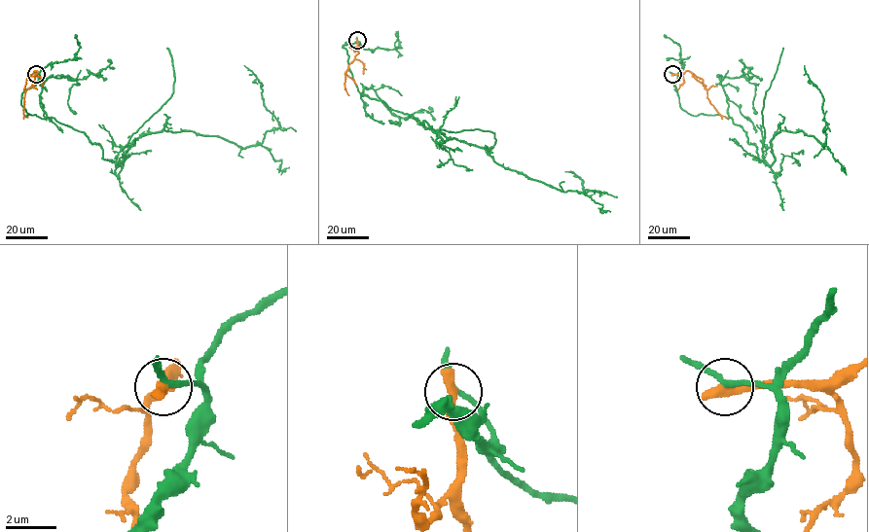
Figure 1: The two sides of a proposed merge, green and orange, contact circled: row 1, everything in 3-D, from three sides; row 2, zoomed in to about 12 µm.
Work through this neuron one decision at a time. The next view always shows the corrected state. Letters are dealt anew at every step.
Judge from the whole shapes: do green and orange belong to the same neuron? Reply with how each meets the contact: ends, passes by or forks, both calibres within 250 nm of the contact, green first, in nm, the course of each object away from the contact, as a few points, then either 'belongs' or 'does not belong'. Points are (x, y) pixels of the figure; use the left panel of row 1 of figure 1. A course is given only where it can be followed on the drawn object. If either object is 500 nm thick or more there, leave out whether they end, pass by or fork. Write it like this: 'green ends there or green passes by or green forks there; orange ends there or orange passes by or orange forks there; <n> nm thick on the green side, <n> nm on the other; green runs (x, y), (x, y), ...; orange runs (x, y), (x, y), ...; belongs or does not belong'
green passes by; orange ends there; 200 nm thick on the green side, 480 nm on the other; green runs (36, 74), (27, 116), (83, 131), (120, 164), (162, 130), (260, 144), (279, 123), (243, 65); orange runs (36, 74), (36, 71), (25, 80), (23, 108), (24, 115), (28, 117); does not belong

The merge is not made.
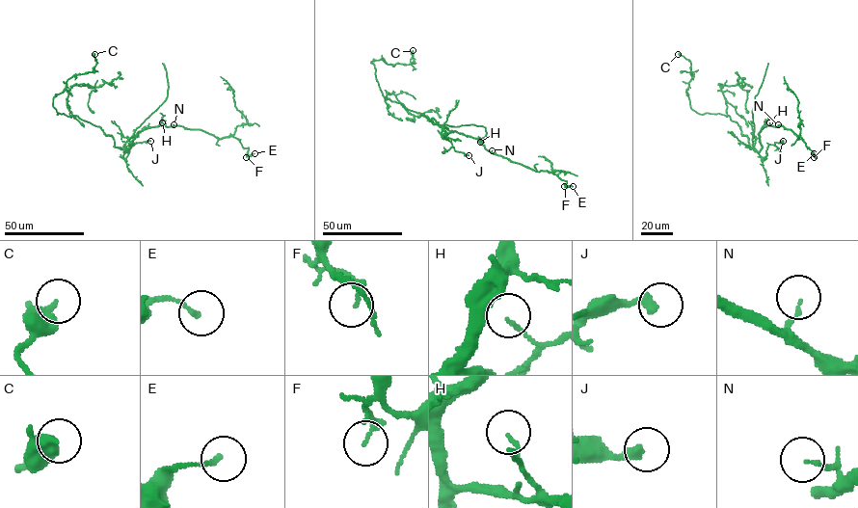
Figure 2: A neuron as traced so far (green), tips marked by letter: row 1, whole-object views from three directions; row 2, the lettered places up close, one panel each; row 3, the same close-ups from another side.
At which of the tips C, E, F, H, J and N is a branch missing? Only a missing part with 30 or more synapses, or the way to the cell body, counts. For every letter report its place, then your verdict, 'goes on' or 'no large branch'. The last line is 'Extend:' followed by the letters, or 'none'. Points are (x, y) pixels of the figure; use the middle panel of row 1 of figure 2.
C: at (413, 50); no large branch
E: at (573, 186); no large branch
F: at (564, 186); no large branch
H: at (480, 142); no large branch
J: at (469, 155); no large branch
N: at (492, 150); no large branch
Extend: none

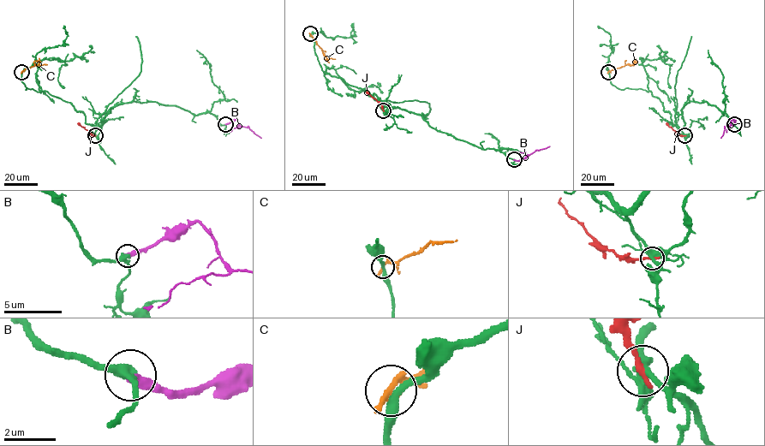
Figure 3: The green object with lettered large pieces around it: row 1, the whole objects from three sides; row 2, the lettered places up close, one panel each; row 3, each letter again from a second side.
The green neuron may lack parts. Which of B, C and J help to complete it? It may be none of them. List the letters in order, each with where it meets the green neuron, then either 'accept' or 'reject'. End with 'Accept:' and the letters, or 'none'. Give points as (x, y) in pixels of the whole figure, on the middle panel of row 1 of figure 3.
B: contact (514, 159); accept
C: contact (310, 33); reject
J: contact (383, 110); reject
Accept: B

